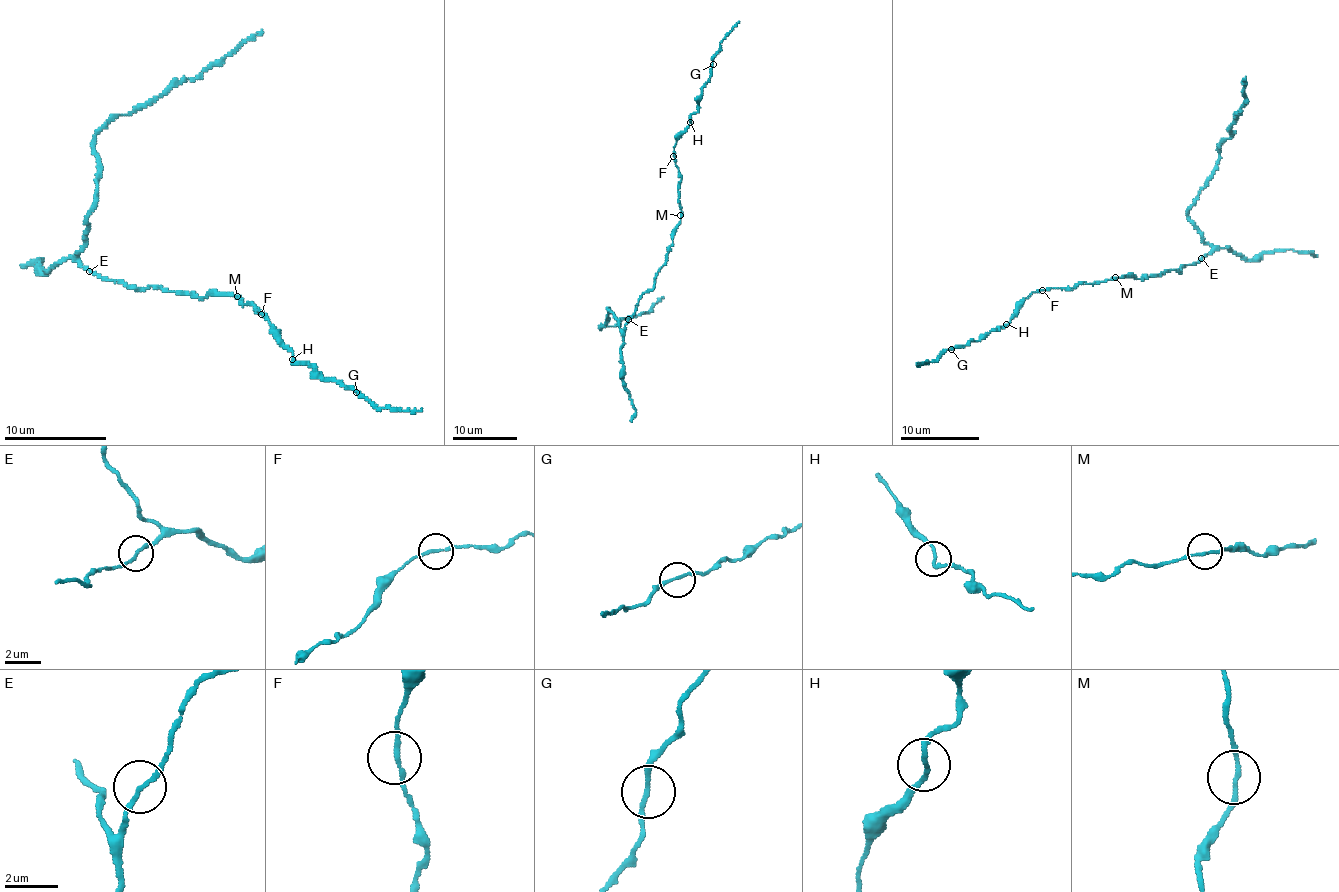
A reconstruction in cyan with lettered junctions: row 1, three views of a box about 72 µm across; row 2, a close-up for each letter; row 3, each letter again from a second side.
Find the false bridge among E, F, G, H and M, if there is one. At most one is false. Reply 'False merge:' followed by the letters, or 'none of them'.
False merge: none of them

